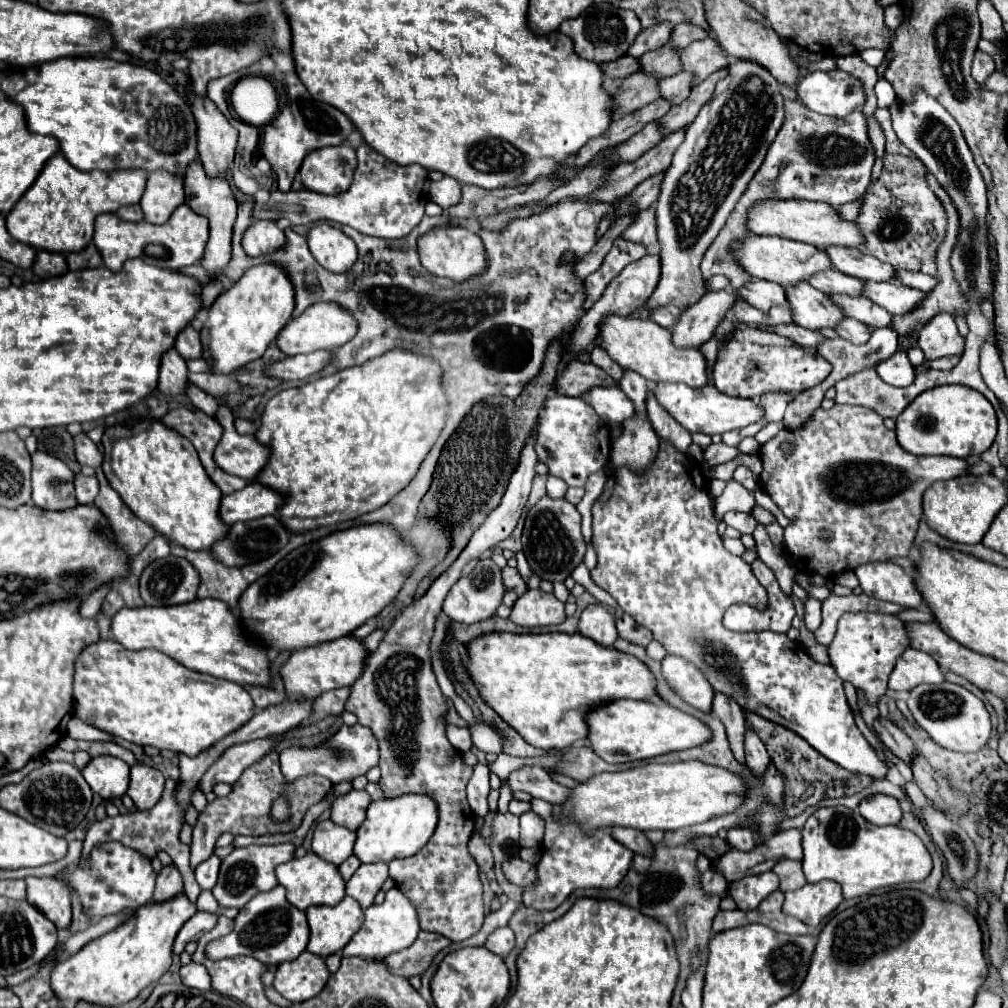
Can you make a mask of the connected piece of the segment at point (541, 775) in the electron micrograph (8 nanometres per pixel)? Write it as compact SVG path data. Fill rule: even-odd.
M522 767L508 775L506 779L510 791L526 791L532 797L544 799L552 805L566 803L566 797L570 797L570 789L550 779L548 771L542 767Z

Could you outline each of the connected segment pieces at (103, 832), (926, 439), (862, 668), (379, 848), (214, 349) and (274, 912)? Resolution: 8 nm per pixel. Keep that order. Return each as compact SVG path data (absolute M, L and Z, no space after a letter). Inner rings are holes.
M170 781L166 783L166 791L162 795L162 799L148 811L136 811L136 813L130 813L130 815L116 815L116 817L106 817L104 821L96 821L88 833L86 833L86 839L84 839L84 853L90 853L90 849L96 845L96 843L104 843L104 841L120 841L140 853L144 853L148 859L152 859L156 855L158 849L166 851L172 861L176 863L176 867L180 869L182 873L182 879L184 884L184 891L190 901L196 901L198 893L200 893L200 887L194 879L194 869L190 867L190 847L184 845L180 839L178 839L178 833L182 829L182 823L184 823L184 811L180 811L176 799L174 799L174 791L176 791L176 781Z
M942 385L920 393L896 419L898 443L914 455L968 457L984 453L996 437L996 413L984 395L962 385Z
M846 613L838 623L836 637L828 647L830 663L842 681L850 681L854 687L862 689L870 703L878 703L886 693L888 675L894 669L898 657L910 647L910 635L906 631L906 623L896 615L886 613Z
M402 795L396 799L380 799L372 801L366 819L356 831L354 855L362 863L390 863L394 859L404 859L416 855L432 837L434 827L438 823L436 803L426 795Z
M260 263L250 267L230 289L218 295L208 309L208 321L200 335L204 345L204 359L212 363L214 373L234 373L250 361L264 355L270 341L290 321L296 305L296 291L284 267L274 263Z
M276 885L270 891L254 895L246 907L240 909L236 917L236 927L230 935L222 939L214 939L214 943L206 945L206 957L222 959L234 955L248 955L264 965L280 965L284 961L296 959L308 945L310 929L306 923L306 915L290 905L284 897L284 887ZM222 955L222 957L220 957Z

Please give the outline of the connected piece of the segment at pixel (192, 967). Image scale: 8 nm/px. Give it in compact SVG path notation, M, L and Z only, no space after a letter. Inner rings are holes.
M188 963L180 969L180 977L182 977L182 983L186 987L192 987L192 989L198 989L198 991L210 991L212 989L212 981L210 981L210 975L206 971L206 967L202 967L200 963Z

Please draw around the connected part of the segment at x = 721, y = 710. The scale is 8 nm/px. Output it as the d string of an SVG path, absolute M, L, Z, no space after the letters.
M714 695L714 703L712 703L712 715L716 715L726 731L728 731L728 739L730 739L730 747L734 757L744 763L744 717L742 717L742 707L738 707L728 695Z

